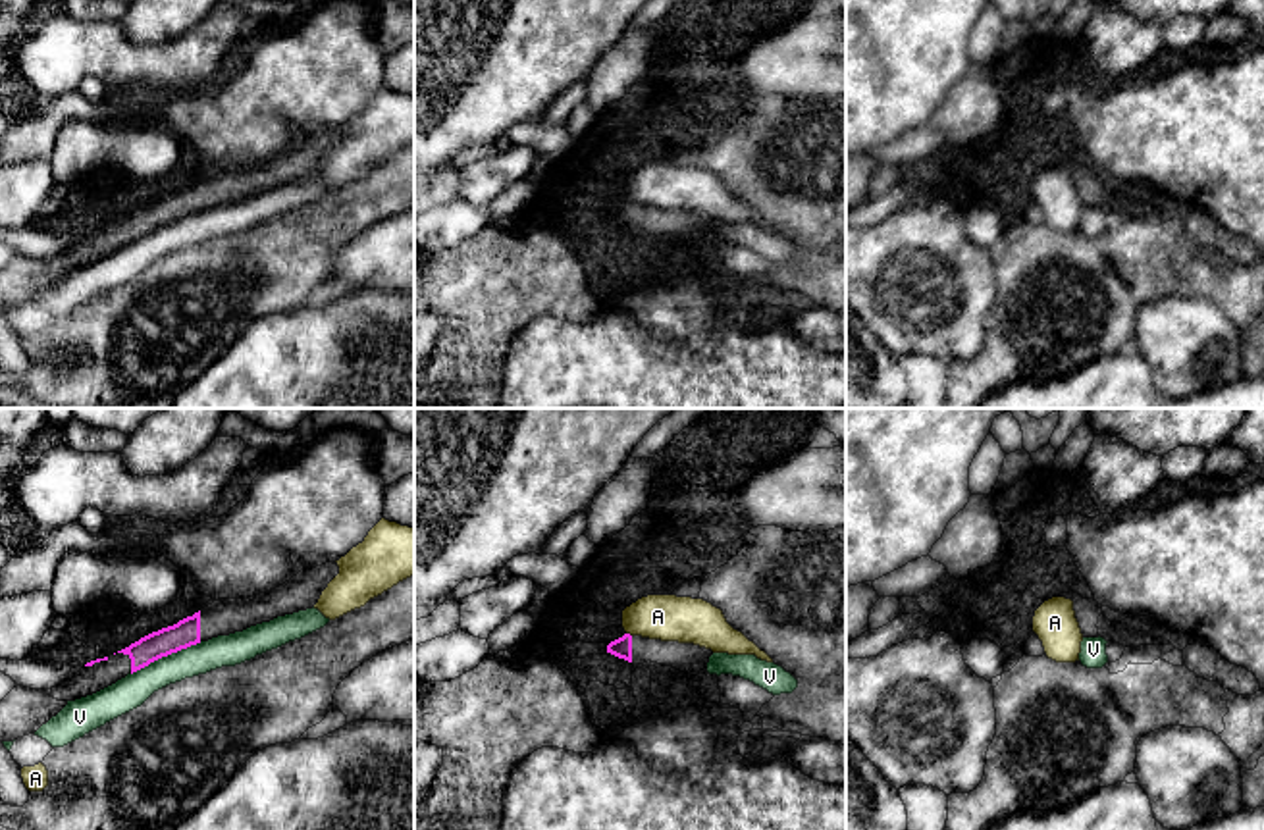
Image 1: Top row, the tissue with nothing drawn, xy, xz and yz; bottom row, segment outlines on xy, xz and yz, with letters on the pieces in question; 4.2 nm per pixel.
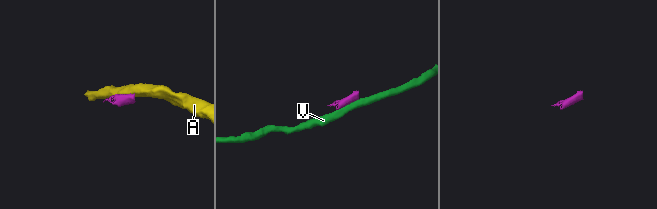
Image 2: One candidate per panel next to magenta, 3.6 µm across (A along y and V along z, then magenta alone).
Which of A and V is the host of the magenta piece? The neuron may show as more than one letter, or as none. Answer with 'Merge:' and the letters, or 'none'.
Merge: none

